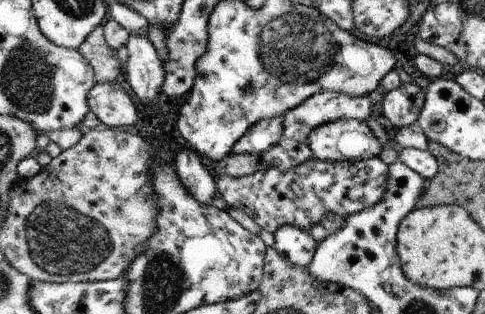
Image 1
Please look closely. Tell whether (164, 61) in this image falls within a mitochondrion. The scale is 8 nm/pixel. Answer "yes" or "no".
no

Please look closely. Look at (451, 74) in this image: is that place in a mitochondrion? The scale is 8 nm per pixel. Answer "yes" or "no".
no

